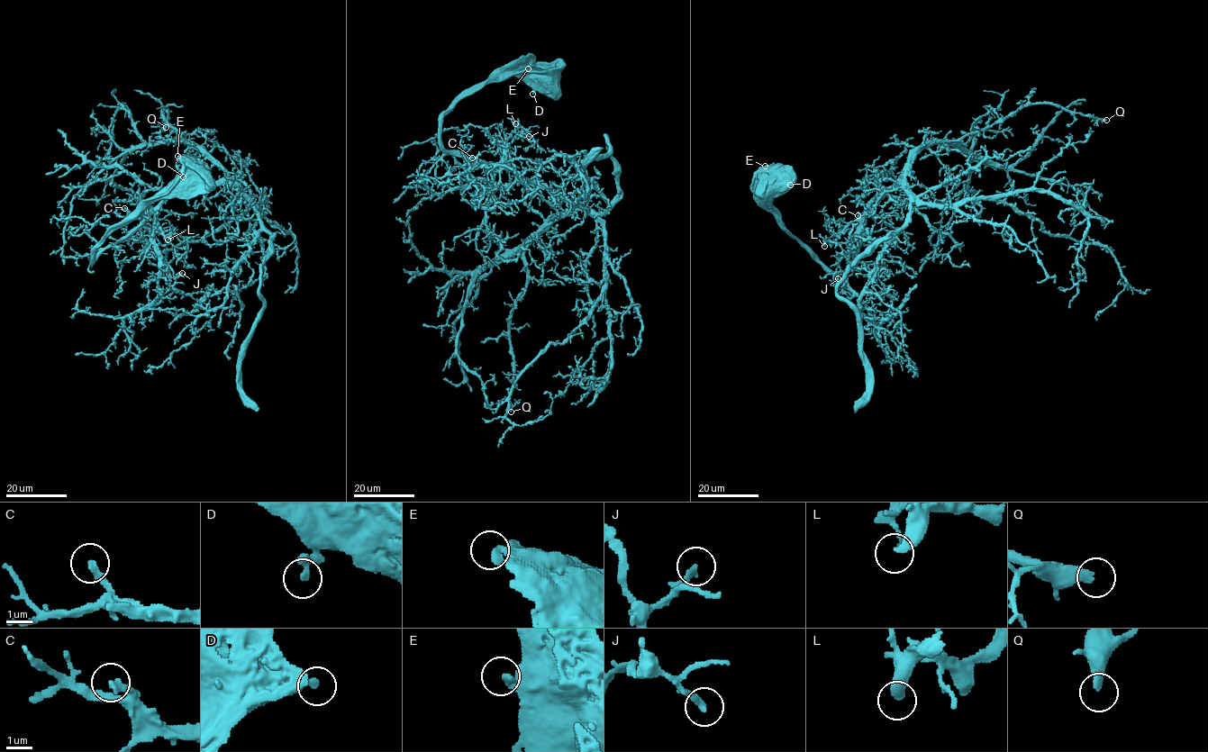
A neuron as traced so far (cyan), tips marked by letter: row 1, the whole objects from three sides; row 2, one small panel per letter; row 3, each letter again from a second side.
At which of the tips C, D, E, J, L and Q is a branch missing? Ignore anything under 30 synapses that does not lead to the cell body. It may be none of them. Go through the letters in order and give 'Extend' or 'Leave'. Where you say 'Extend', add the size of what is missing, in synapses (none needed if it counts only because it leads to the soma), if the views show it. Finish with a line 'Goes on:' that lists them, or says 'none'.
C: Extend. Roughly 30 synapses
D: Leave
E: Leave
J: Leave
L: Leave
Q: Leave
Goes on: C

